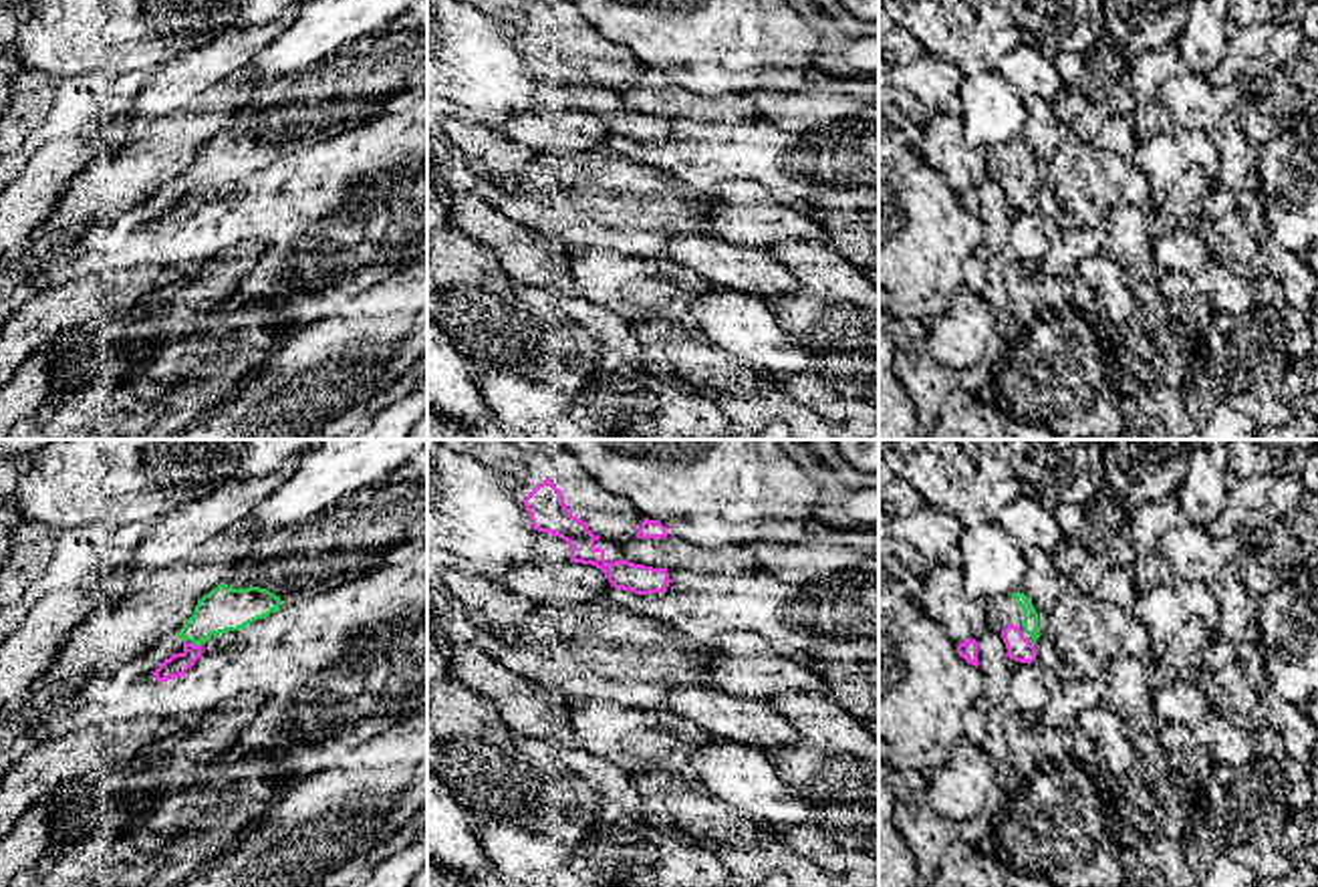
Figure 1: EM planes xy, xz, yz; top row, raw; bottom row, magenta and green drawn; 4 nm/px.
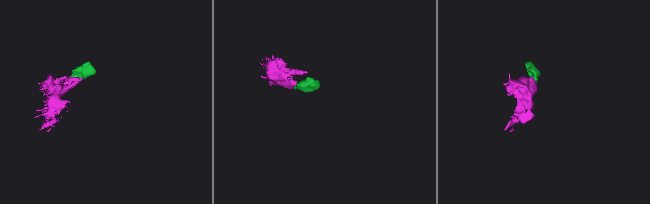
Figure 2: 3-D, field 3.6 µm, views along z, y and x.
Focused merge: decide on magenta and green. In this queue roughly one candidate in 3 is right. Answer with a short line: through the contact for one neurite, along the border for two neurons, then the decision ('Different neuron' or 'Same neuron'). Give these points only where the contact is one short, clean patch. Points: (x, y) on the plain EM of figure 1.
Line: xy (178, 212), (196, 194), (196, 184), (222, 158). Same neuron

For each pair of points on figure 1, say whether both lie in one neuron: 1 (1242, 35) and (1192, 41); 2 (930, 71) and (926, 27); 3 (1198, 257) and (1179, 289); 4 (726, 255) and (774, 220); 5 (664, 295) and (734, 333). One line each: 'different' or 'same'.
1: different
2: different
3: different
4: different
5: different

